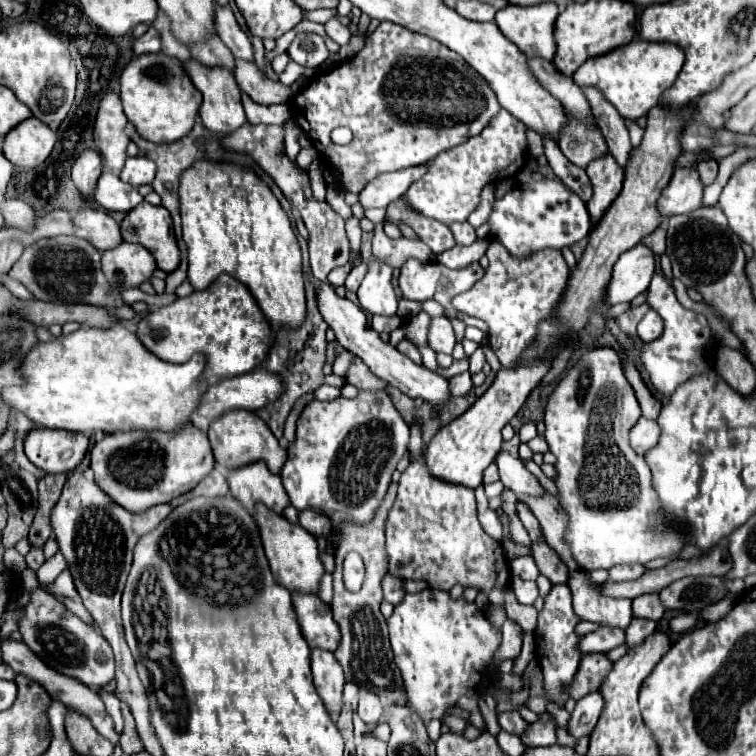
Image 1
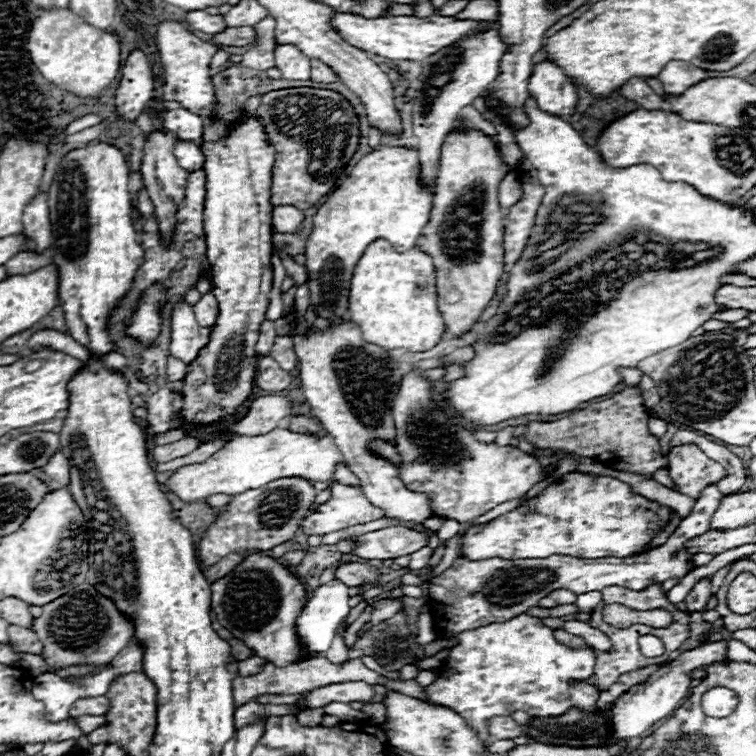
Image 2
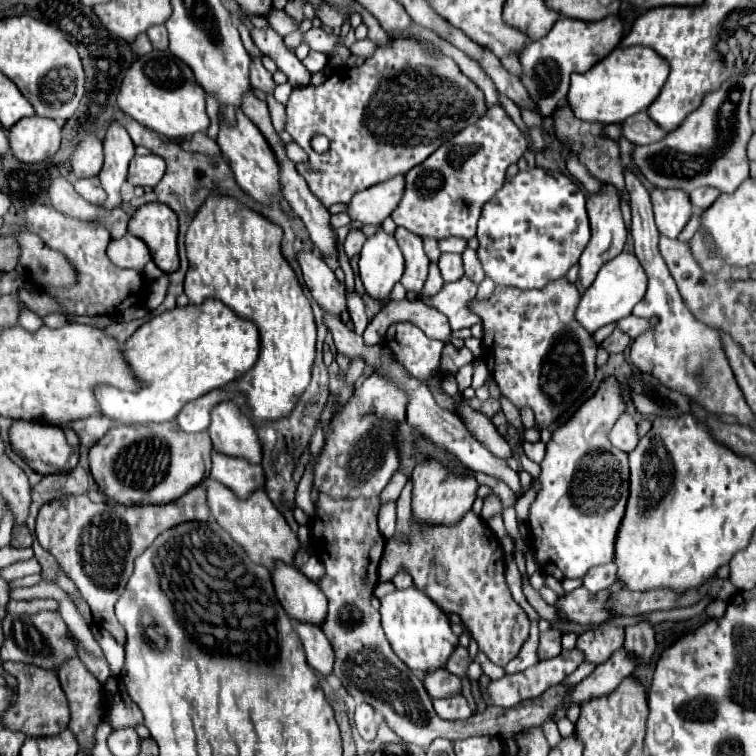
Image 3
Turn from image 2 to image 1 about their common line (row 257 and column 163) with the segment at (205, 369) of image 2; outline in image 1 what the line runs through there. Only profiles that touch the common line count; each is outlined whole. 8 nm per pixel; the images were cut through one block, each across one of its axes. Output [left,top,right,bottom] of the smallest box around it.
[120,202,180,274]

